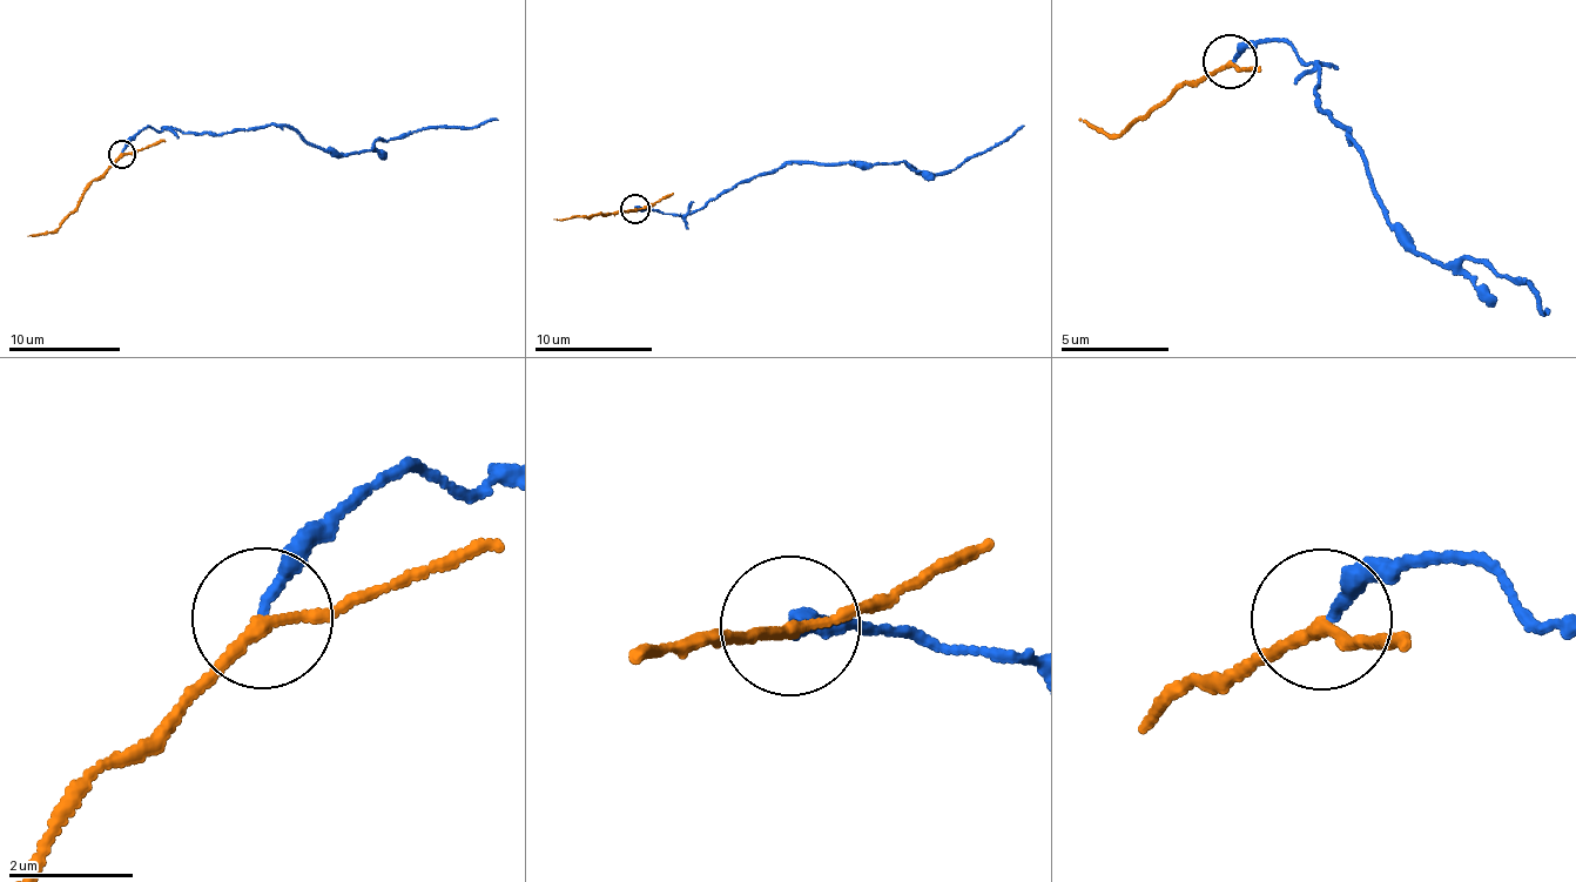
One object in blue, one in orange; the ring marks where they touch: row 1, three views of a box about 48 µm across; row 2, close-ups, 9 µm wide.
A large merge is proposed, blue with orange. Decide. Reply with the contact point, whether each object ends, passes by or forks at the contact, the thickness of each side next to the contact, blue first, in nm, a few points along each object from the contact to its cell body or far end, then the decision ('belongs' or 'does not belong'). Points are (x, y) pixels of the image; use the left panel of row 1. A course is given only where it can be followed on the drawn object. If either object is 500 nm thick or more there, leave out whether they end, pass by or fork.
(122, 154) | blue ends | orange passes by | 170/170 nm | blue via (121, 154), (142, 128), (219, 135), (289, 126), (315, 146), (344, 154), (374, 149), (383, 137), (498, 120) | orange via (122, 154), (91, 180), (56, 231), (27, 236) | does not belong

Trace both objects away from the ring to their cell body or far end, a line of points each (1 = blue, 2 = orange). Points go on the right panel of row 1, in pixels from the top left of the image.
1: (1234, 62), (1273, 39), (1322, 67), (1320, 109), (1361, 146), (1415, 250), (1535, 287), (1547, 316)
2: (1230, 64), (1184, 80), (1113, 137), (1078, 120)

